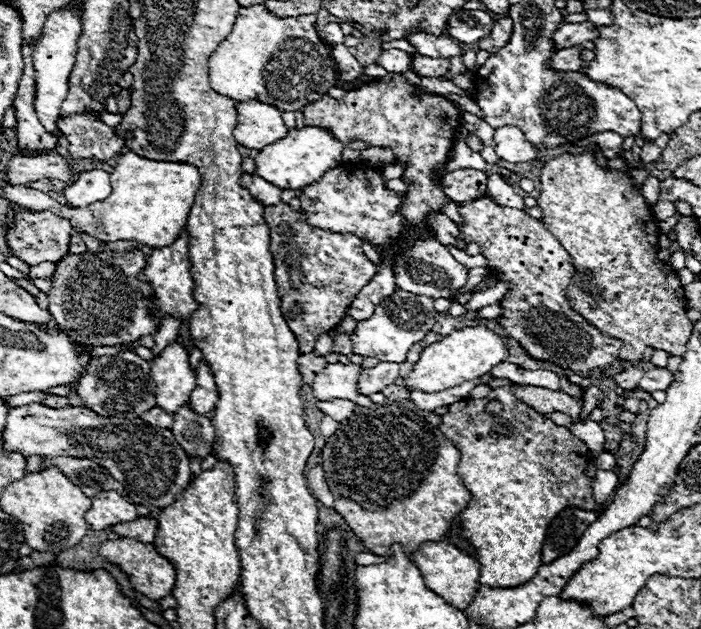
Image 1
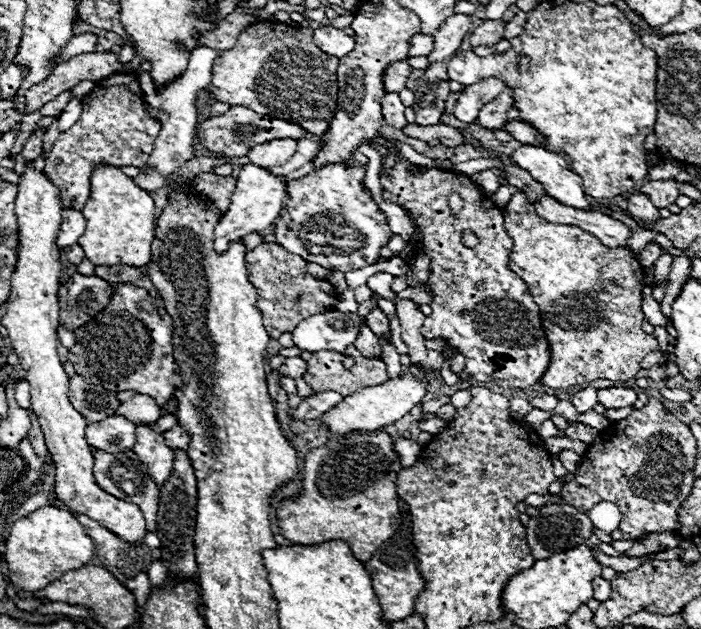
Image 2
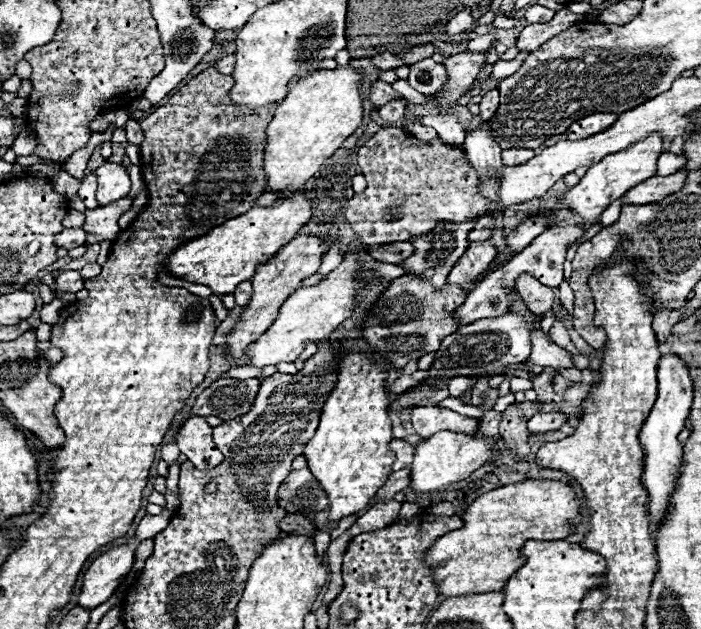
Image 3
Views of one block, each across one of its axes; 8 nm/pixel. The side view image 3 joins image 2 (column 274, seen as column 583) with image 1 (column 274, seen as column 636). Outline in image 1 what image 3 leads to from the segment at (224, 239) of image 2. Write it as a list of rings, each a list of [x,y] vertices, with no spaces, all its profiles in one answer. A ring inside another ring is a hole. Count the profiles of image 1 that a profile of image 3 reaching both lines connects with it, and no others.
[[[304,126],[304,128],[292,128],[284,136],[284,140],[278,140],[276,144],[268,144],[268,148],[262,148],[262,152],[254,158],[256,160],[256,174],[278,188],[292,188],[302,190],[304,186],[316,182],[326,170],[332,170],[340,166],[342,150],[346,148],[344,142],[334,140],[332,132],[326,128],[316,126]]]

